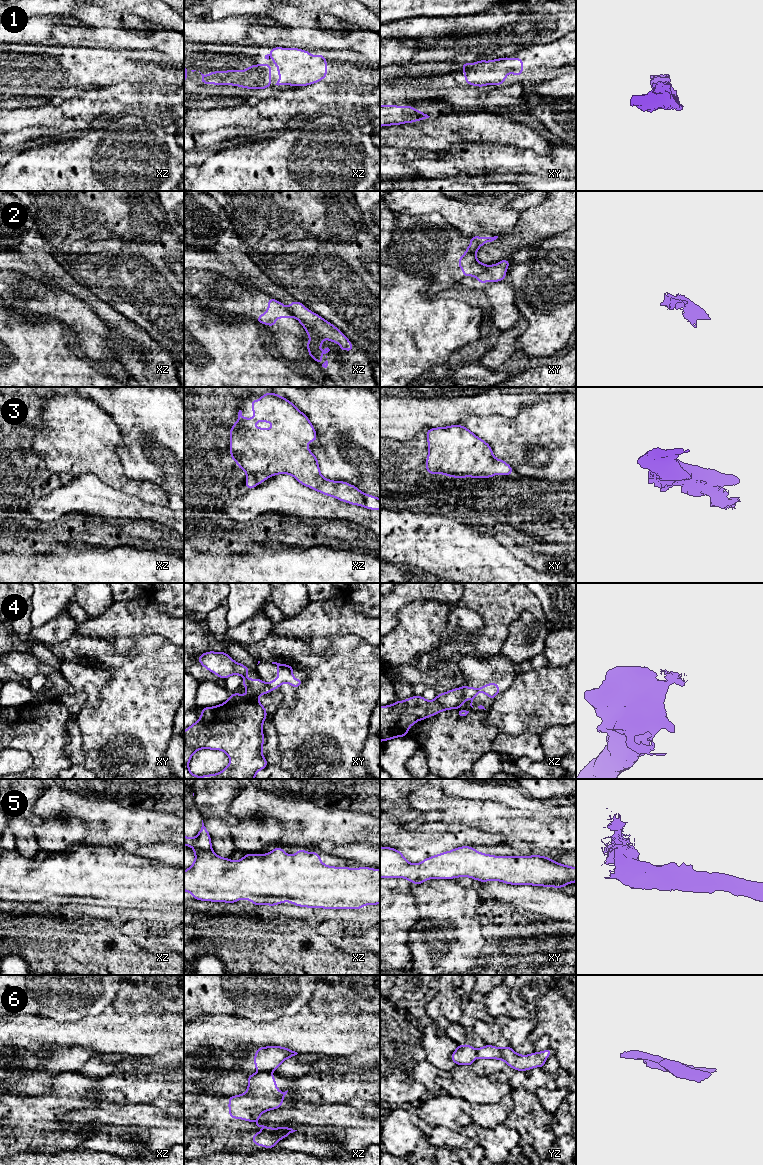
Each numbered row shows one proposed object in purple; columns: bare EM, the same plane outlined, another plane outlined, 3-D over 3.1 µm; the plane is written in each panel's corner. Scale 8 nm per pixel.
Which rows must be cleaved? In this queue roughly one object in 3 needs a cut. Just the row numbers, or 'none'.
2, 4, 6

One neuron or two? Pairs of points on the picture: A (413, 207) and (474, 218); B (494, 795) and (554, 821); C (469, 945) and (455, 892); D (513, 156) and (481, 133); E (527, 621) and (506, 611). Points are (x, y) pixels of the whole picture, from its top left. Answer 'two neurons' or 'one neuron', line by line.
A: one neuron
B: two neurons
C: one neuron
D: two neurons
E: two neurons

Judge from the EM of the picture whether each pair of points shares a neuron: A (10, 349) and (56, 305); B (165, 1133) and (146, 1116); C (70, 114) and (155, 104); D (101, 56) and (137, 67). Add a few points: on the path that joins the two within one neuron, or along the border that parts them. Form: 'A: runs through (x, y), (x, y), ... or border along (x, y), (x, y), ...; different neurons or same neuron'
A: border along (15, 316), (30, 321), (55, 321), (61, 328); different neurons
B: runs through (161, 1128), (160, 1125), (154, 1124), (151, 1121); same neuron
C: runs through (91, 114), (104, 112), (116, 104), (134, 104); same neuron
D: runs through (110, 65), (112, 67), (128, 67); same neuron

